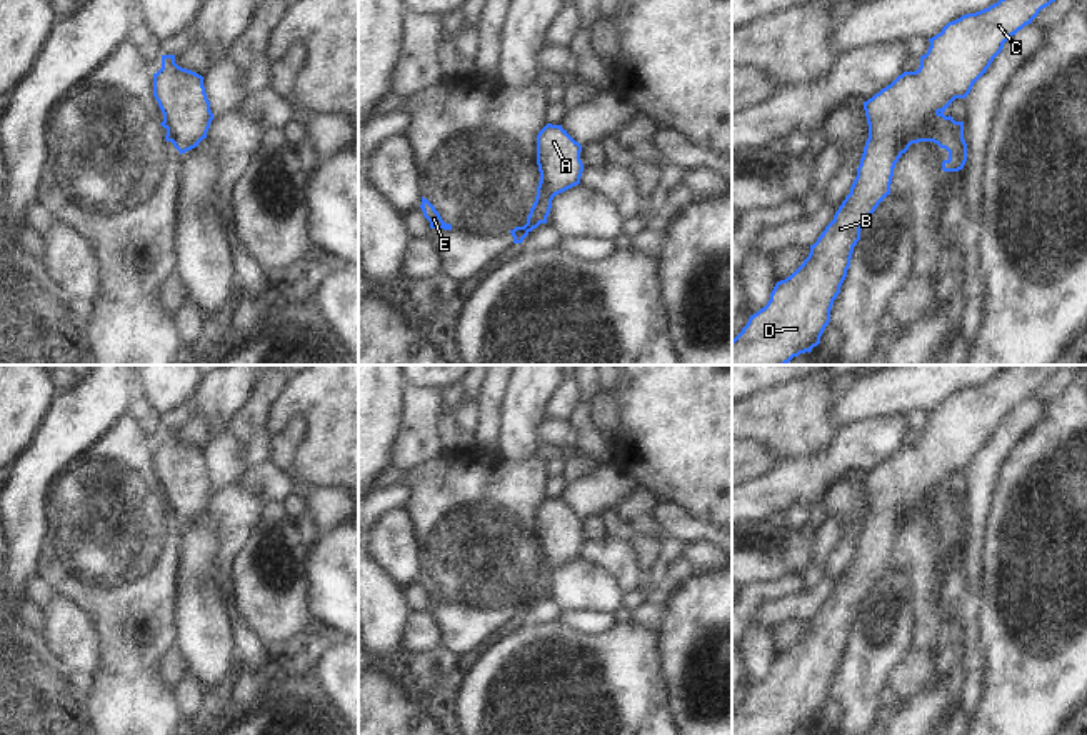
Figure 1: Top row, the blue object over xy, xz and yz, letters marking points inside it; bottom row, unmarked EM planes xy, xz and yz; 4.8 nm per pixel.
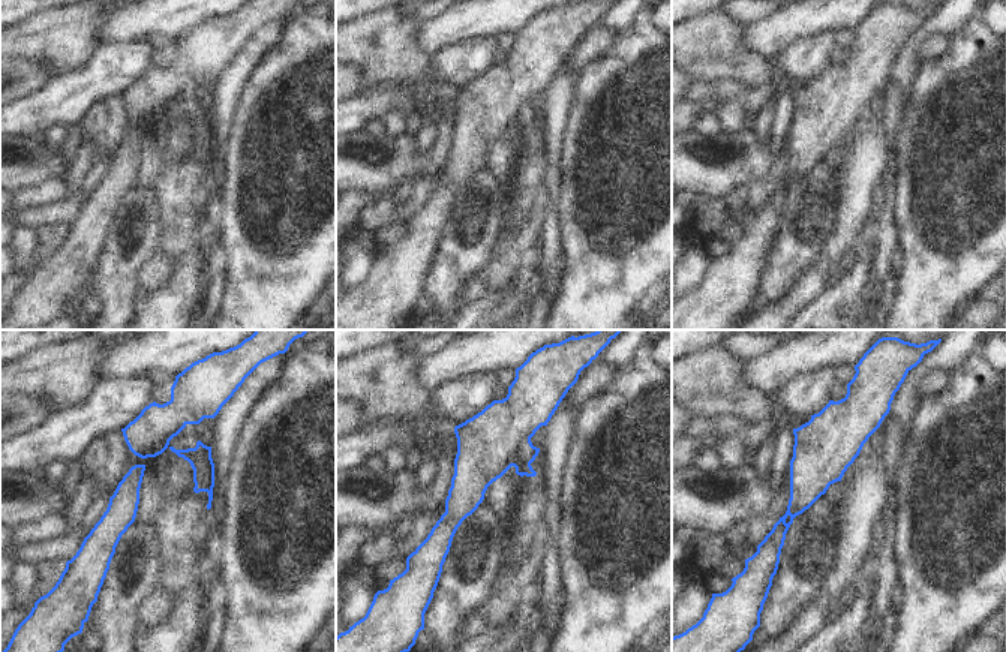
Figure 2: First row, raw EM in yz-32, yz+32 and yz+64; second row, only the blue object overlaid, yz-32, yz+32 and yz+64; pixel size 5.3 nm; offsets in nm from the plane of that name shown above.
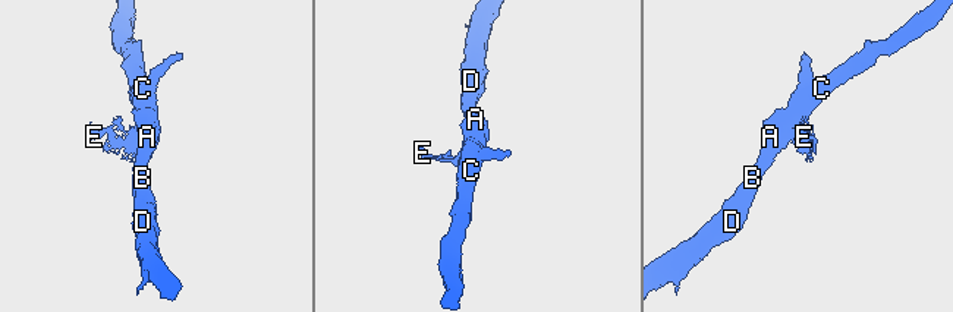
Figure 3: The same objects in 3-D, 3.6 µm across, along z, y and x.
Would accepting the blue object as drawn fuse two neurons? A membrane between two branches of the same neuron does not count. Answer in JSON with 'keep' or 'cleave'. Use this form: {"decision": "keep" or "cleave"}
{"decision": "cleave"}

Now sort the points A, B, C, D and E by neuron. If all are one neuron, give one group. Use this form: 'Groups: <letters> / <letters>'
Groups: A B C D / E

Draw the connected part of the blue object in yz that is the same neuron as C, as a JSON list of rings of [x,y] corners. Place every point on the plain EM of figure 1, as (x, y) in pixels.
[[[1010,365],[997,377],[949,395],[929,412],[930,420],[920,430],[915,445],[904,445],[890,458],[864,475],[869,512],[864,520],[850,567],[825,600],[804,637],[785,653],[775,657],[770,673],[732,713],[732,735],[790,735],[812,725],[830,695],[834,673],[847,650],[860,603],[880,575],[890,568],[894,542],[912,517],[919,517],[929,497],[955,472],[965,472],[974,457],[987,445],[1004,417],[1055,375],[1064,365]]]

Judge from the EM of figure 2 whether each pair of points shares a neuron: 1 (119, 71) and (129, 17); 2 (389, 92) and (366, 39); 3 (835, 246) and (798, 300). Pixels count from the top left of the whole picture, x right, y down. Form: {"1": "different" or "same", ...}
{"1": "different", "2": "different", "3": "same"}

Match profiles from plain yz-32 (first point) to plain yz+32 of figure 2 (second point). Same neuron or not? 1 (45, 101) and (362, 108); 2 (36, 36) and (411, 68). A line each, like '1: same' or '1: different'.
1: same
2: same

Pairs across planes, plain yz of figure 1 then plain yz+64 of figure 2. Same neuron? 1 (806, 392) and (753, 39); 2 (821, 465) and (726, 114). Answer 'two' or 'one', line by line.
1: two
2: two

